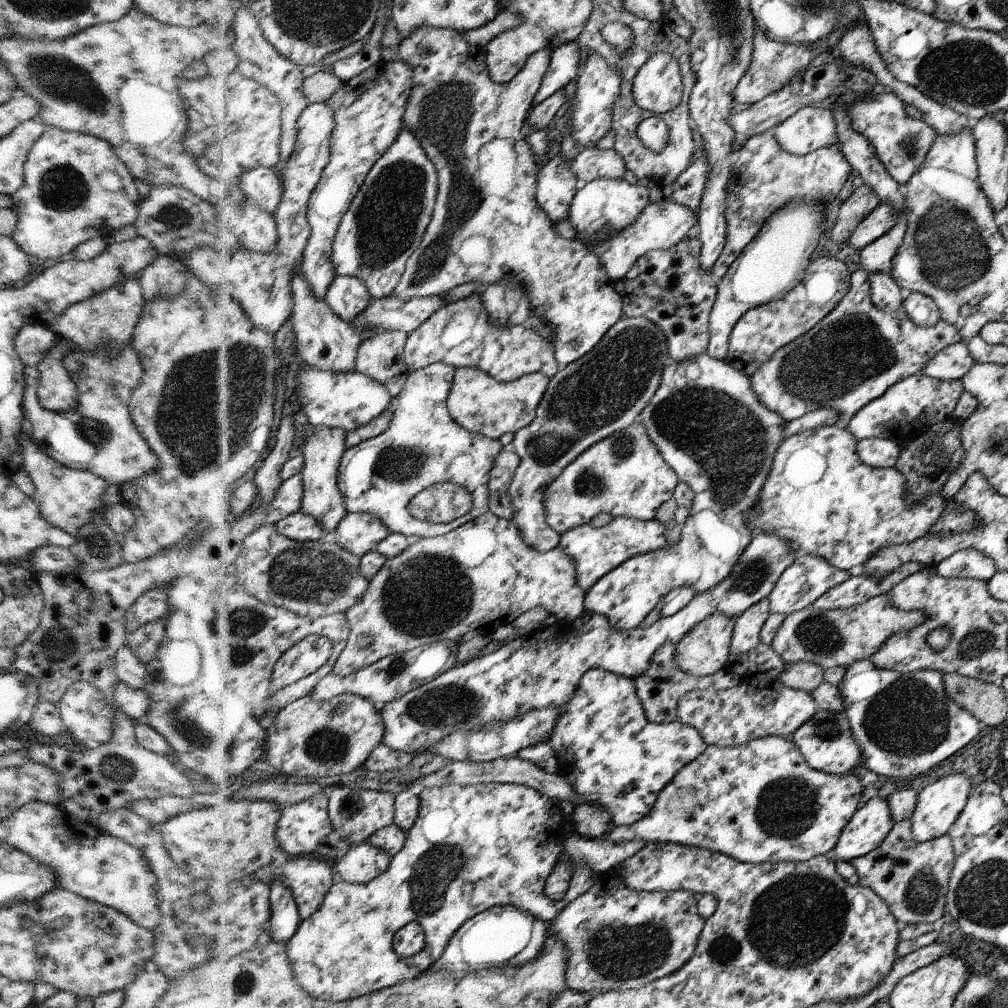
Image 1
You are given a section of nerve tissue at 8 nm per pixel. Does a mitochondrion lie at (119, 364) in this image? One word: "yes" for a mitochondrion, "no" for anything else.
no

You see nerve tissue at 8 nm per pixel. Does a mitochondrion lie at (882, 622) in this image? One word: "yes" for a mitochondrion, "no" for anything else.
no

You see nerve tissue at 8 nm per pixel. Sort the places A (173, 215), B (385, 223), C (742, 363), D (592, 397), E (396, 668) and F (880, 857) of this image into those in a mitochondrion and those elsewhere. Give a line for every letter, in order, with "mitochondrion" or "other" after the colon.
A: mitochondrion
B: mitochondrion
C: other
D: mitochondrion
E: mitochondrion
F: other

